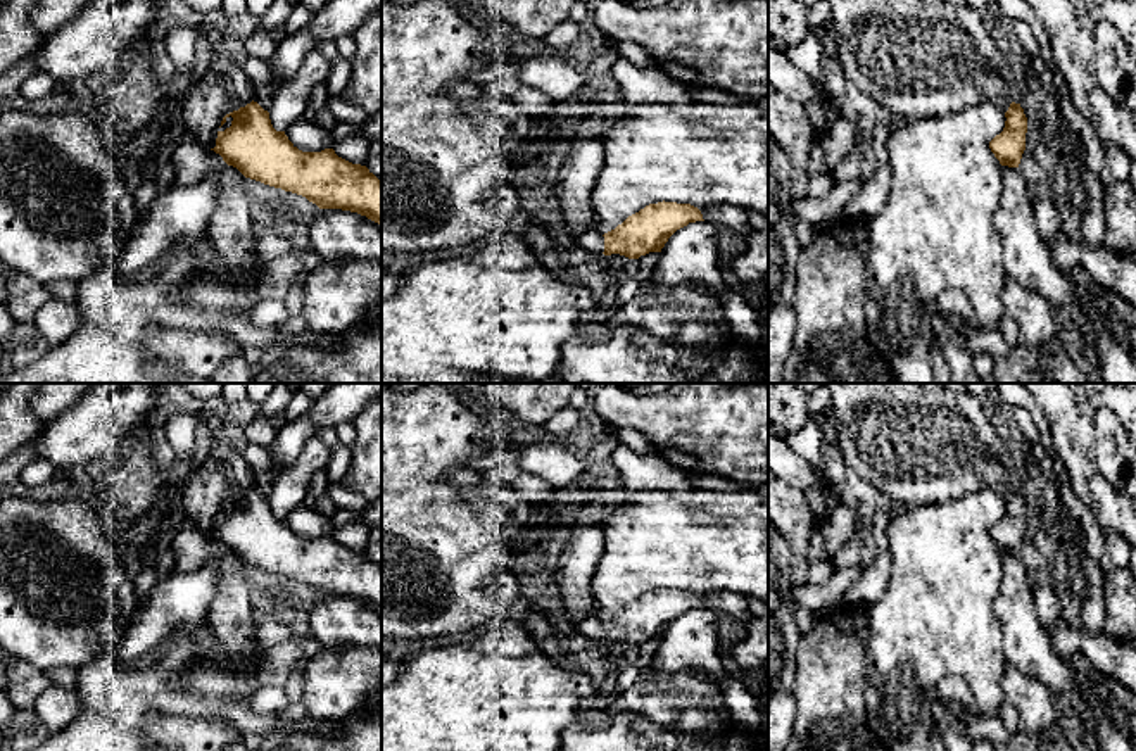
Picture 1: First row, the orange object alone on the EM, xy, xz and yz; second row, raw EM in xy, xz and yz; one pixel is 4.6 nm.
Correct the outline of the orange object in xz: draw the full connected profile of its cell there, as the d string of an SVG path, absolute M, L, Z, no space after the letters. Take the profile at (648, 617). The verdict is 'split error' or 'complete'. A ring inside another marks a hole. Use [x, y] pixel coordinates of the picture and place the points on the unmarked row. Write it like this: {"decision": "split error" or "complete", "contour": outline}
{"decision": "split error", "contour": "M663 587L646 592L608 620L592 609L577 623L577 630L585 639L639 646L649 639L661 639L677 616L696 608L704 608L697 594Z"}

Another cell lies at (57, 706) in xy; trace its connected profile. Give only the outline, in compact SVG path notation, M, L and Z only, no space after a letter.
M50 684L33 710L50 732L57 732L79 715L81 697L74 689Z

